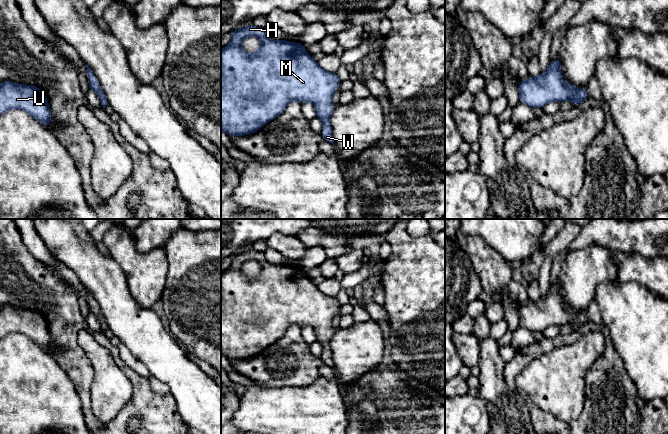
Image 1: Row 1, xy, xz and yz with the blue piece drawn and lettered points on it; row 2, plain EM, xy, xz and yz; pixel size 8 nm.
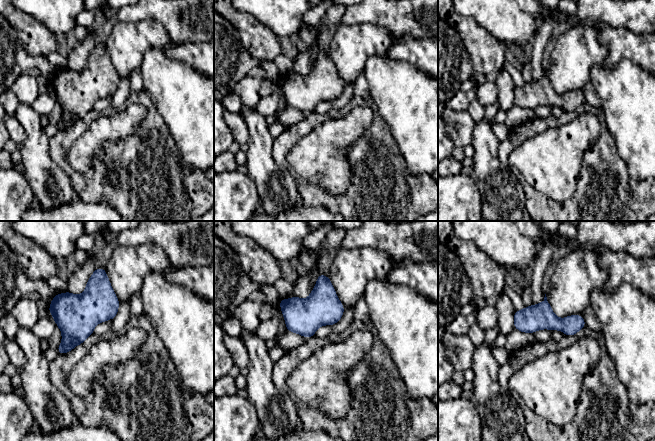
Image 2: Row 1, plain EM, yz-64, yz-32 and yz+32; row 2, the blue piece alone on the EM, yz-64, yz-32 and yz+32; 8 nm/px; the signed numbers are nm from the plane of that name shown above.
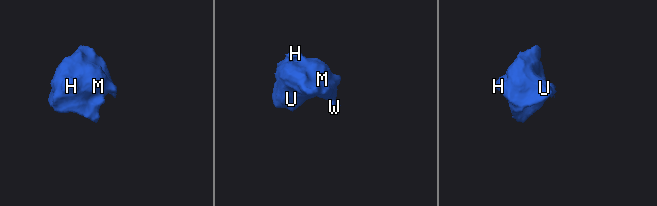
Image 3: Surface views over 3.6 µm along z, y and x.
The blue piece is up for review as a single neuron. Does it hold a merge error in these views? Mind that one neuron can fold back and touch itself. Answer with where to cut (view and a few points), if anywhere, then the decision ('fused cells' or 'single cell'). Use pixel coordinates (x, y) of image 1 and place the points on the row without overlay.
no cut; single cell

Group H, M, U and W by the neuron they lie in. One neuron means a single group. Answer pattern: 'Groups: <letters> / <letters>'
Groups: H M U W

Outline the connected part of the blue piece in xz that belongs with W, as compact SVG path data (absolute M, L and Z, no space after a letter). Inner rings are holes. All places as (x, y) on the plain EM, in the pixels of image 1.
M246 248L242 253L233 254L231 262L230 267L221 273L221 354L229 360L248 359L278 341L289 326L312 326L315 330L316 341L323 347L320 358L325 365L334 369L329 343L334 335L332 321L342 303L336 297L322 293L317 285L306 276L301 266L292 267L286 264L269 263L263 252L250 248ZM249 260L255 260L261 266L260 273L255 277L247 277L241 271L243 264Z

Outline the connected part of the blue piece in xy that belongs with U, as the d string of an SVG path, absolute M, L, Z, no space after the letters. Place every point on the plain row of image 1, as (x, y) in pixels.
M5 305L0 307L0 339L11 333L24 334L47 351L52 343L42 314L32 309Z

